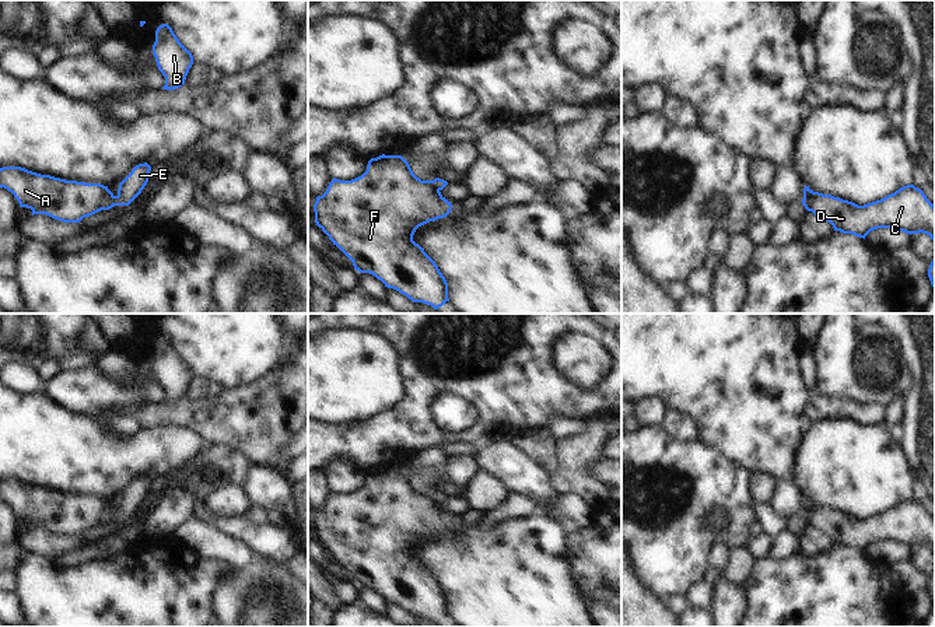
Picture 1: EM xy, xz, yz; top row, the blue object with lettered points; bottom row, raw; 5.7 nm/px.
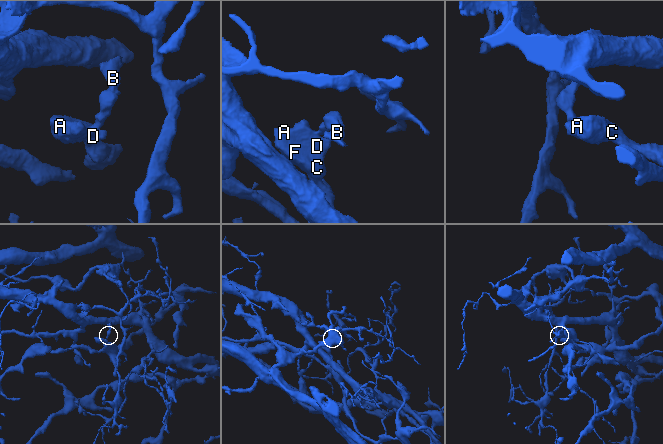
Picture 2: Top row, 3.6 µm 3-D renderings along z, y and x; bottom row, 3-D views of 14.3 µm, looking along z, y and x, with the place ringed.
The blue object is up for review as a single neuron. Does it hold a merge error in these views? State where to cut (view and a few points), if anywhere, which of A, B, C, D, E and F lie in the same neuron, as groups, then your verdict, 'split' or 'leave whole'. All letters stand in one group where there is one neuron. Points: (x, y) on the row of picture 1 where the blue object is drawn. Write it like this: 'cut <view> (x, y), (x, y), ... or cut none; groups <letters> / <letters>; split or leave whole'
cut xz (431, 181), (438, 191); groups A C D F / B E; split

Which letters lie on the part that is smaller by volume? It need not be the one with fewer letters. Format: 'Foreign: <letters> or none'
Foreign: B, E

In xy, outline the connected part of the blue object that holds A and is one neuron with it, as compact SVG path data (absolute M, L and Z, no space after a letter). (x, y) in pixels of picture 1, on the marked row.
M21 167L0 168L0 188L18 200L20 207L34 214L46 214L63 223L80 223L101 210L122 206L108 186L66 181L41 175Z

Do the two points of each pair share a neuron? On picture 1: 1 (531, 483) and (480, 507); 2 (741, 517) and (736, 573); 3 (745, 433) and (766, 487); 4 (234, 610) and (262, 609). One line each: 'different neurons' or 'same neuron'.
1: different neurons
2: different neurons
3: different neurons
4: same neuron

